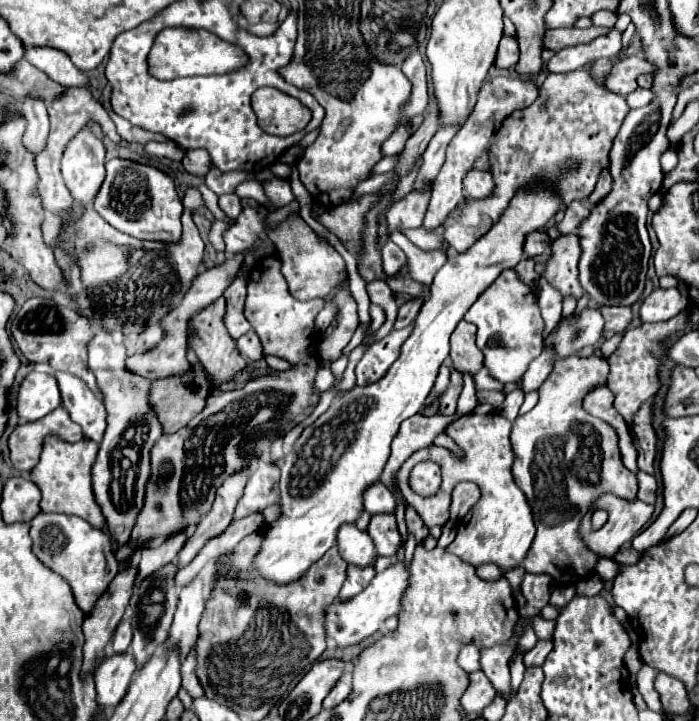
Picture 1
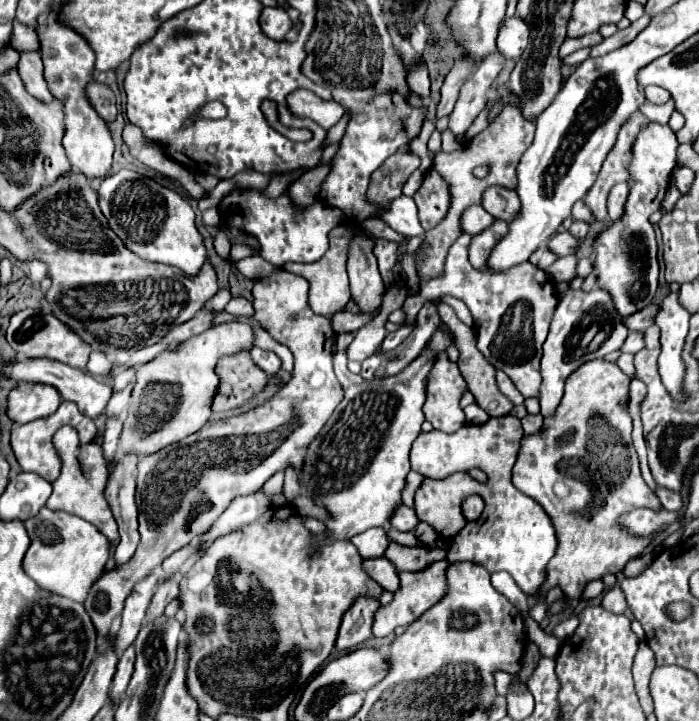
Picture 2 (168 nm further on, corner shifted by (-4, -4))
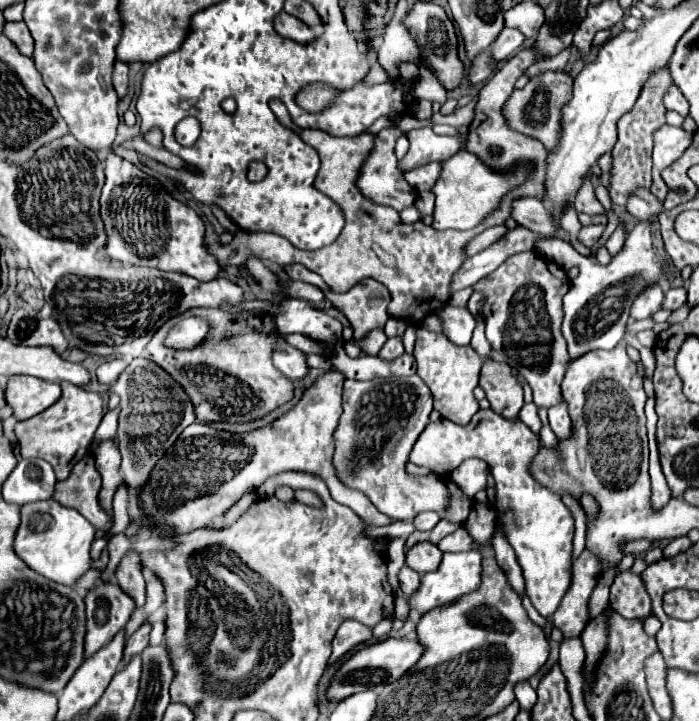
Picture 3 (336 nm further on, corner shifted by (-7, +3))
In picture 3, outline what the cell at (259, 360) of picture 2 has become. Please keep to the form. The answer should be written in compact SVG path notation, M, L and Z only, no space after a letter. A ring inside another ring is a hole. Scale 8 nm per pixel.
M279 344L273 354L273 364L291 380L301 380L309 374L307 354L291 344Z

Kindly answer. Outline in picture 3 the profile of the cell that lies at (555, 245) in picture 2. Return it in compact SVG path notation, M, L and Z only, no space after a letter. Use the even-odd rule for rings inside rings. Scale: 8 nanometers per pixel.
M599 224L599 226L583 226L581 232L579 232L579 240L585 244L585 246L593 246L605 232L605 224Z

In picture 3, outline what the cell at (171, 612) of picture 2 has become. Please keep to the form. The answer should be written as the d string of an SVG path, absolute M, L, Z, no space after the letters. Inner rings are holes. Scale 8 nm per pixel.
M158 622L152 625L152 629L150 632L149 644L152 646L157 646L164 641L164 633L165 633L165 622Z

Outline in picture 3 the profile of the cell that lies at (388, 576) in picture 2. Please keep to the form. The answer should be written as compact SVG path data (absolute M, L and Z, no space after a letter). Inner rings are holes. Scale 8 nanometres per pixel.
M403 566L403 568L401 568L401 572L399 572L399 582L401 582L401 590L403 590L403 594L405 594L407 598L419 590L419 580L421 580L421 576L419 576L415 570L411 570L409 566Z

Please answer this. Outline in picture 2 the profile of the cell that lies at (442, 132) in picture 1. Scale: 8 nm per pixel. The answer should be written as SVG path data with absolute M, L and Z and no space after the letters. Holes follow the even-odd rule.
M498 53L490 55L488 59L484 59L480 63L480 67L476 67L476 71L462 85L456 107L448 119L448 129L454 133L454 137L464 135L468 131L468 127L472 125L472 121L486 107L490 87L502 67L504 67L502 55L498 55Z

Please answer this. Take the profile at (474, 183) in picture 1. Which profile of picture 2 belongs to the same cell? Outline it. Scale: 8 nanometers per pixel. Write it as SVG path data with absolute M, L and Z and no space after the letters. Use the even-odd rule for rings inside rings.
M488 187L488 191L484 191L482 207L484 207L492 217L510 221L512 215L516 215L518 209L520 209L520 199L518 199L518 195L516 195L514 189Z

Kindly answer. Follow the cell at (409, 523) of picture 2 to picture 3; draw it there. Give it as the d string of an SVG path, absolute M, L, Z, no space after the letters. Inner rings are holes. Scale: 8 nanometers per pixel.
M421 512L415 520L413 520L413 524L415 524L415 528L417 530L431 530L431 528L435 528L435 524L441 520L441 516L437 514L437 512Z

